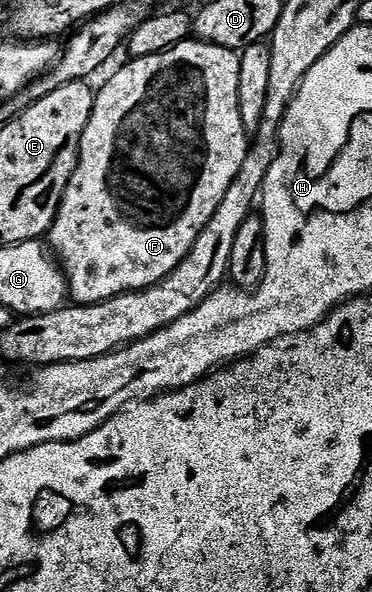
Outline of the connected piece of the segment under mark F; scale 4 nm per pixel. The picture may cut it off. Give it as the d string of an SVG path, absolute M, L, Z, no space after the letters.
M188 40L159 54L131 58L128 63L128 66L121 67L103 87L98 87L89 124L85 124L85 132L81 136L79 163L65 188L65 196L49 231L49 246L57 255L61 269L67 276L70 297L76 303L85 306L91 306L94 302L104 302L119 294L130 294L132 290L147 290L171 275L191 251L205 224L209 224L209 220L217 212L225 192L229 192L229 184L233 184L237 172L241 172L241 164L245 164L245 156L249 149L249 131L241 120L237 92L237 84L241 84L241 64L236 51L216 46L213 42Z

